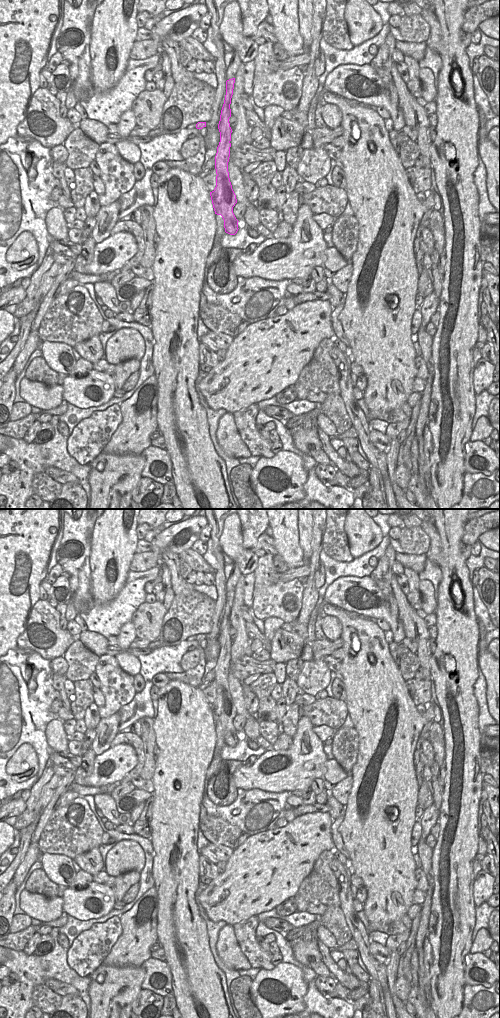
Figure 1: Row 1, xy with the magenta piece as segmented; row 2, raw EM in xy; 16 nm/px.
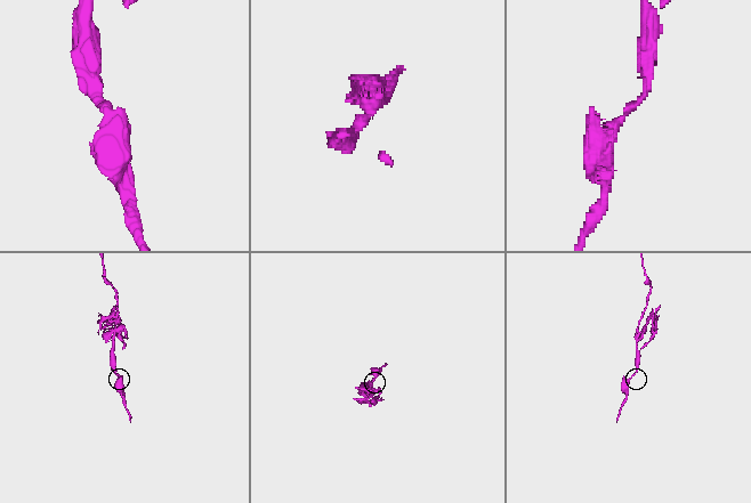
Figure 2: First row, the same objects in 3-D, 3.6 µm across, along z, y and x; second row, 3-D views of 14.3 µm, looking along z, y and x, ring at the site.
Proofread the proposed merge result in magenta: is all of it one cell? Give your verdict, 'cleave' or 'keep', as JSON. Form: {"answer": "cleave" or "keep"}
{"answer": "cleave"}

